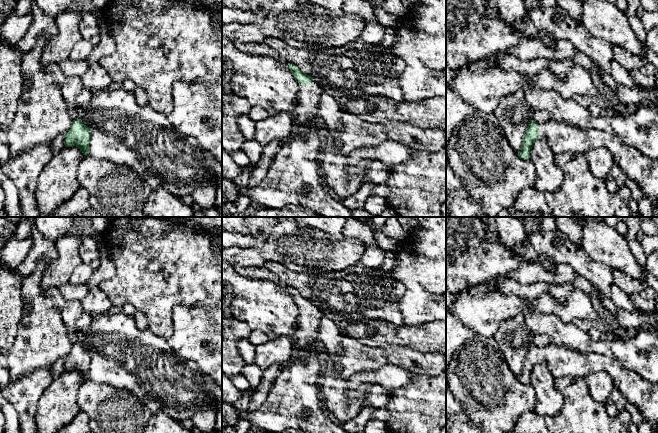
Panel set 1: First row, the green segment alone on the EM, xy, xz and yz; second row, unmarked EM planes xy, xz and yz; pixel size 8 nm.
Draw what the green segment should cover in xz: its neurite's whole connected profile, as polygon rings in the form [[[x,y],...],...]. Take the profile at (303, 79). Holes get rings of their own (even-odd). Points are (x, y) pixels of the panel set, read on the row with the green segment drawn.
[[[288,63],[295,80],[299,83],[299,92],[290,114],[296,126],[322,127],[319,116],[320,94],[323,88],[317,80],[303,73],[296,65]]]

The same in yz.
[[[555,119],[544,123],[538,123],[532,120],[523,136],[522,148],[521,151],[518,152],[519,158],[528,160],[532,146],[538,139],[544,140],[555,155],[566,152],[585,154],[598,148],[607,149],[613,157],[614,164],[621,168],[627,178],[638,184],[644,196],[651,201],[651,204],[658,204],[658,159],[649,158],[637,149],[622,144],[620,140],[612,134],[594,129],[584,130],[573,124]]]

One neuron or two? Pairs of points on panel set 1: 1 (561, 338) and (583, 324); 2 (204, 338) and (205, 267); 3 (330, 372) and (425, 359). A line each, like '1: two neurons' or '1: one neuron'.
1: two neurons
2: two neurons
3: one neuron

